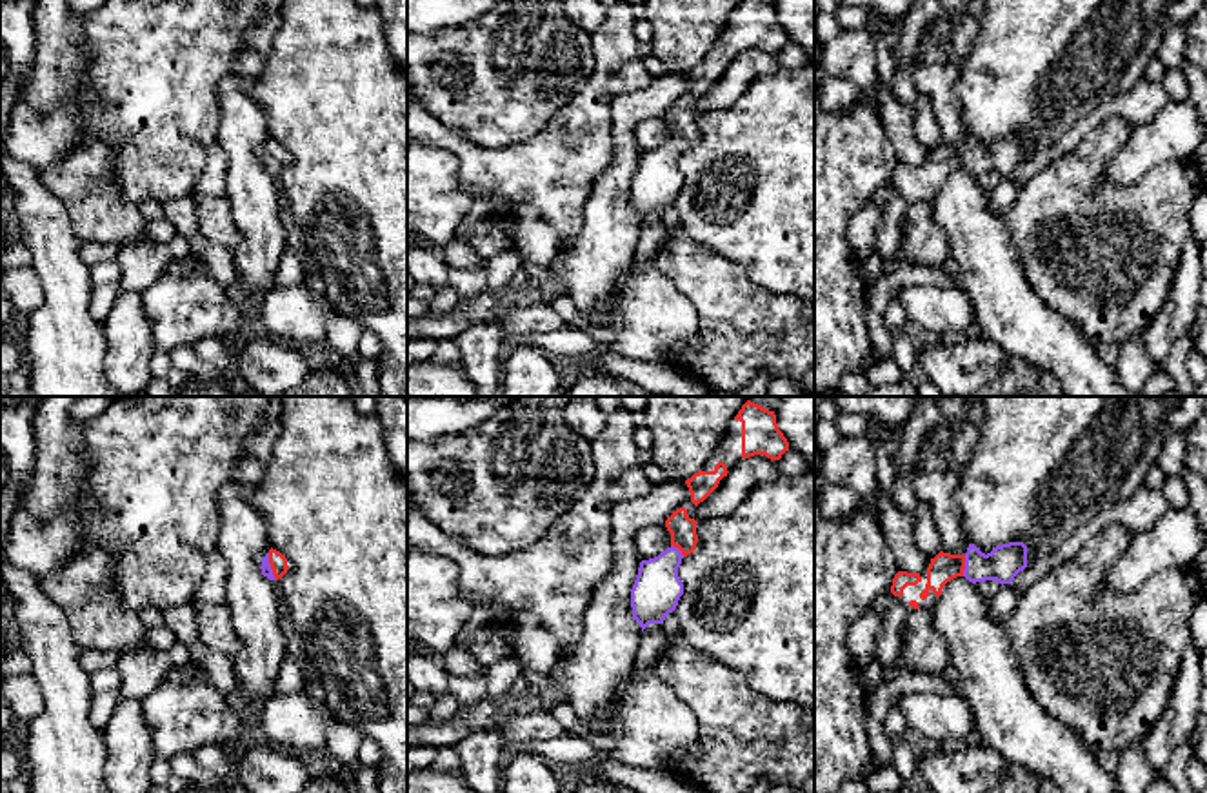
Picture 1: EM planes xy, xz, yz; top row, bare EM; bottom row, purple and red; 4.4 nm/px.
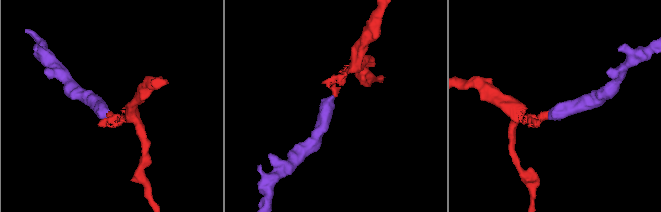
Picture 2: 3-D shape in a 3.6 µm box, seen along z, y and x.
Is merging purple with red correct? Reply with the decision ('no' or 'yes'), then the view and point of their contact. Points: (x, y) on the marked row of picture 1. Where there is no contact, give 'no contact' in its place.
yes; meets purple in xy at (269, 566)

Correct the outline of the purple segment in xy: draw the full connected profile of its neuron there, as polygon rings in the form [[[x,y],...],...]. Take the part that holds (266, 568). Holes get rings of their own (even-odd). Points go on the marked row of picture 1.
[[[269,549],[269,553],[262,558],[262,575],[267,577],[269,580],[278,580],[282,578],[289,566],[287,566],[287,558],[276,551],[276,549]]]

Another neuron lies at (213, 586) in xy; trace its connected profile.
[[[218,549],[205,558],[205,573],[200,578],[195,593],[195,602],[200,604],[227,604],[227,575],[229,566]]]

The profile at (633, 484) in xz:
[[[634,467],[609,486],[609,504],[614,506],[631,498],[643,497],[651,489],[653,484],[642,467]]]

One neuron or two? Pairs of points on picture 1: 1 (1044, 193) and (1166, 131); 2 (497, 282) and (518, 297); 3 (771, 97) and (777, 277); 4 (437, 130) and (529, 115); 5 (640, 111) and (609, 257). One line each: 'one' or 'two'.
1: two
2: two
3: one
4: two
5: one

